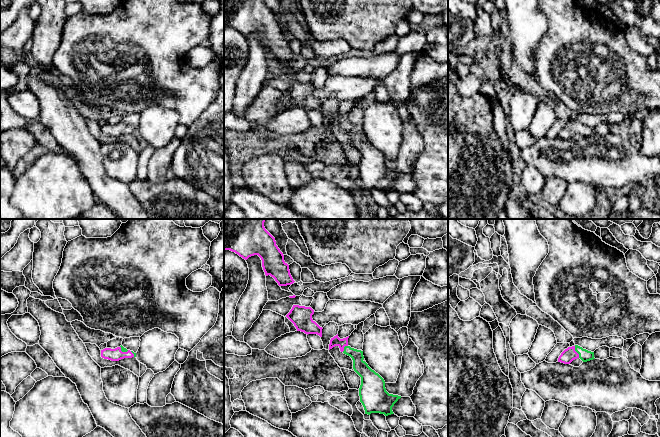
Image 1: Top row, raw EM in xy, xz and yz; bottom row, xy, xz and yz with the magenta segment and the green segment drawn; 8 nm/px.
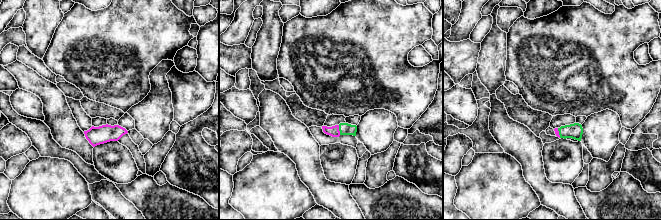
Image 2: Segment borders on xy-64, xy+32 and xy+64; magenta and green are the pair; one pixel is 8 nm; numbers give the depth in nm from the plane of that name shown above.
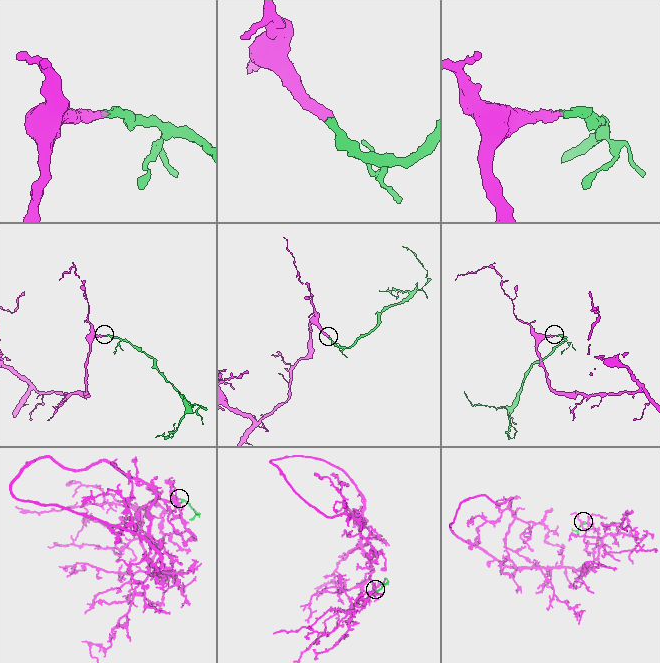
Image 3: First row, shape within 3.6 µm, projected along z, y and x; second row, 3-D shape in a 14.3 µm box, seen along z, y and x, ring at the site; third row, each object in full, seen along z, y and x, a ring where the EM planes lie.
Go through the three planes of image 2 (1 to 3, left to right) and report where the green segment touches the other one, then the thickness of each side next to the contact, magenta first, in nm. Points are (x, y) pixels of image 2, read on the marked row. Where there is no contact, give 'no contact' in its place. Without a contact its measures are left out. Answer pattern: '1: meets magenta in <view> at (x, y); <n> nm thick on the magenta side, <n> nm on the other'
1: no contact
2: meets magenta in xy+32 at (338, 130); 90 nm thick on the magenta side, 100 nm on the other
3: meets magenta in xy+64 at (558, 133); 30 nm thick on the magenta side, 120 nm on the other

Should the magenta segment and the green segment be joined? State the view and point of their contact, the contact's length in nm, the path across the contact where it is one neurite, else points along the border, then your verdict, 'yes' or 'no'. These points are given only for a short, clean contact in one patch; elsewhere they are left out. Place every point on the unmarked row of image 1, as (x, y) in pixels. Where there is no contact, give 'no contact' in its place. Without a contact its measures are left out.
contact yz (576, 128); length 100 nm; way yz (568, 131), (576, 128), (585, 131); yes

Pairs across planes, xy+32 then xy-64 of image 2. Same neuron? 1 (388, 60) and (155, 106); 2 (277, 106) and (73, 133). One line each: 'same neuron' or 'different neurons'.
1: different neurons
2: same neuron

